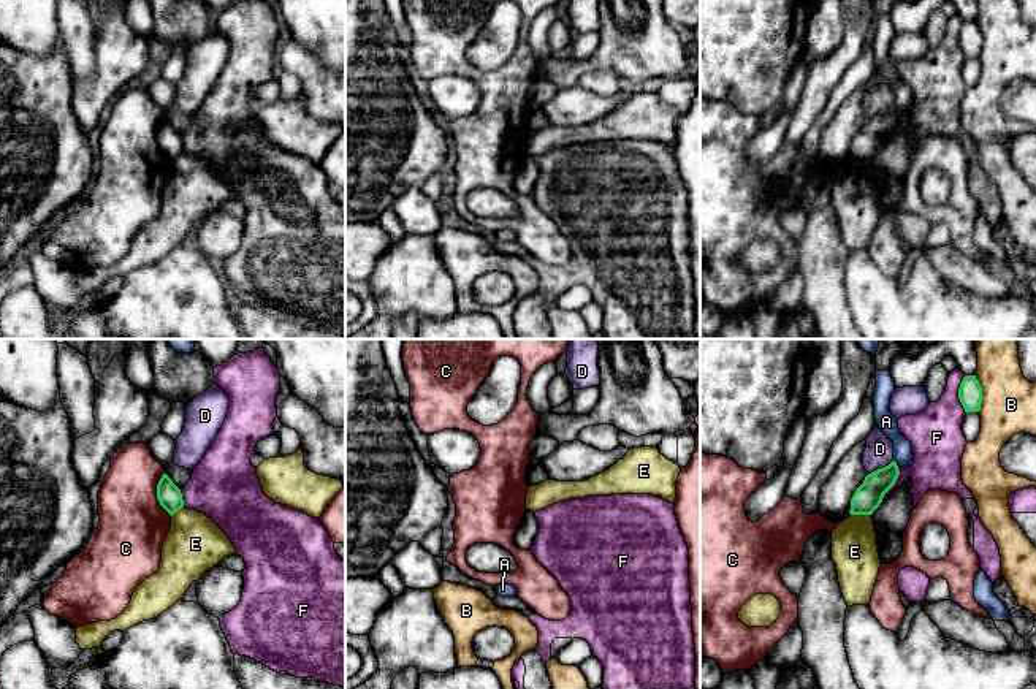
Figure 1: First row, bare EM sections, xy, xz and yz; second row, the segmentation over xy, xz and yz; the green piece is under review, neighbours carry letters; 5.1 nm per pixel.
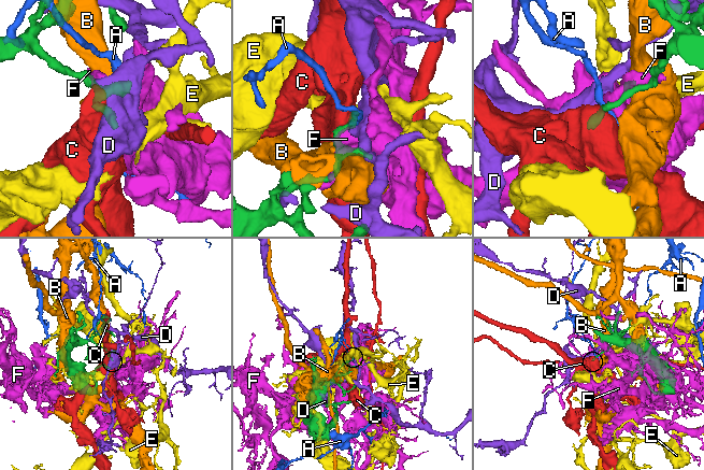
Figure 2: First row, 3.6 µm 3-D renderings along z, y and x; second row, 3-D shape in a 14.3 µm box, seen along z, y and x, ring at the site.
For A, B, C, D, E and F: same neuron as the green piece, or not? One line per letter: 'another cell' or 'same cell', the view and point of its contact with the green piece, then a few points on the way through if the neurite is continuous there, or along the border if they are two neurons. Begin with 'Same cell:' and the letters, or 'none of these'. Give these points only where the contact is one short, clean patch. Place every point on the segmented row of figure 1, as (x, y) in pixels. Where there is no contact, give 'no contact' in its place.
Same cell: none of these
A: another cell | no contact
B: another cell | yz (981, 393)
C: another cell | xy (157, 494)
D: another cell | yz (879, 469) | along yz (892, 460), (868, 474)
E: another cell | yz (860, 513) | along yz (851, 513), (870, 515)
F: another cell | yz (959, 395)

